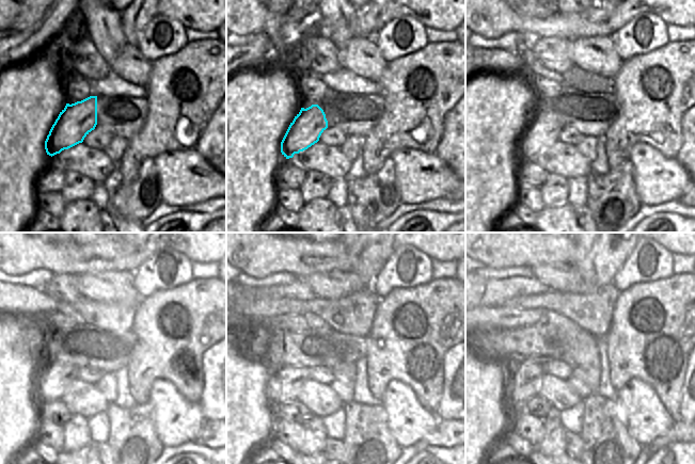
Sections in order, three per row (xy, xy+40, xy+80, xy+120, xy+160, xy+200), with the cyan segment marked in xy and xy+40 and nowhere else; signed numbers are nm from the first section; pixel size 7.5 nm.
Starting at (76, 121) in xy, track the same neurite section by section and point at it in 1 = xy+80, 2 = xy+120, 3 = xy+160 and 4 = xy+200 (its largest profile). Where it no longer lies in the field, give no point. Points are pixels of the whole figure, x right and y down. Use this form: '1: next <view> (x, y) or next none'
1: next xy+80 (543, 133)
2: next xy+120 (50, 381)
3: next xy+160 (287, 381)
4: next xy+200 (522, 383)

